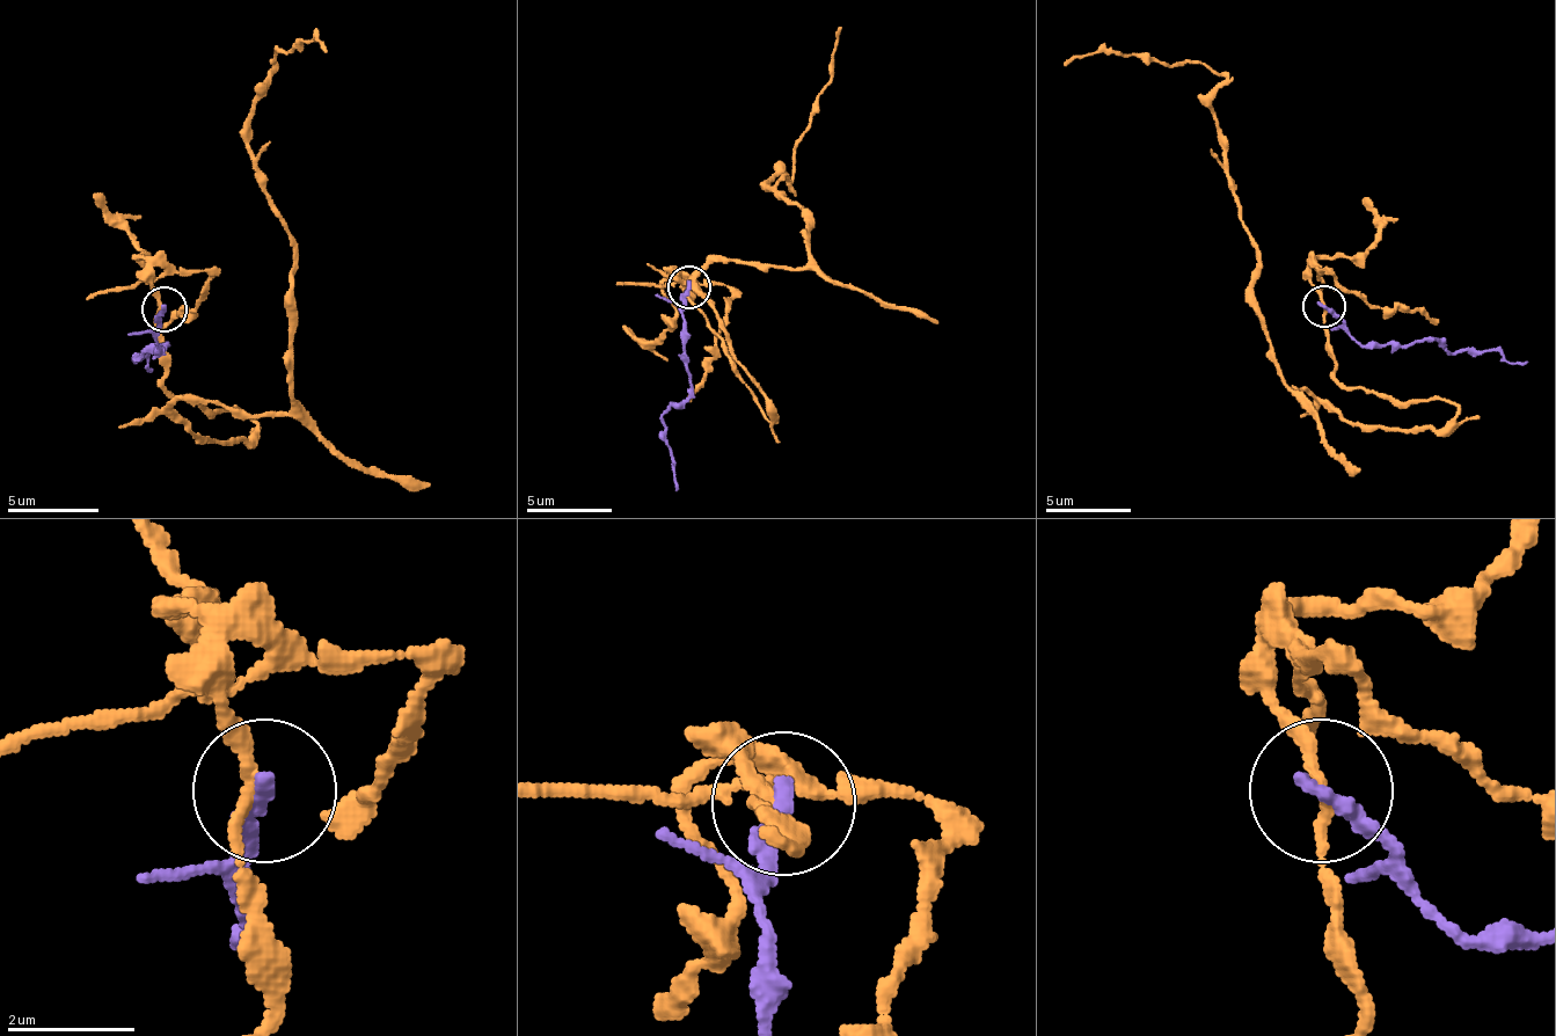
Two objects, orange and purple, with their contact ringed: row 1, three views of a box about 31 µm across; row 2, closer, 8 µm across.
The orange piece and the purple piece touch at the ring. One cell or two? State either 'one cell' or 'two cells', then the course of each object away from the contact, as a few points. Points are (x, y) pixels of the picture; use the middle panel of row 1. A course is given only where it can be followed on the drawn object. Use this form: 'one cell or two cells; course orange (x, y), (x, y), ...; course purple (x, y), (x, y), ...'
two cells; course orange (687, 285), (773, 417), (696, 277), (717, 260), (806, 264), (811, 218), (768, 183), (790, 183), (841, 27); course purple (687, 285), (684, 328), (687, 396), (662, 417), (662, 439), (679, 490)

